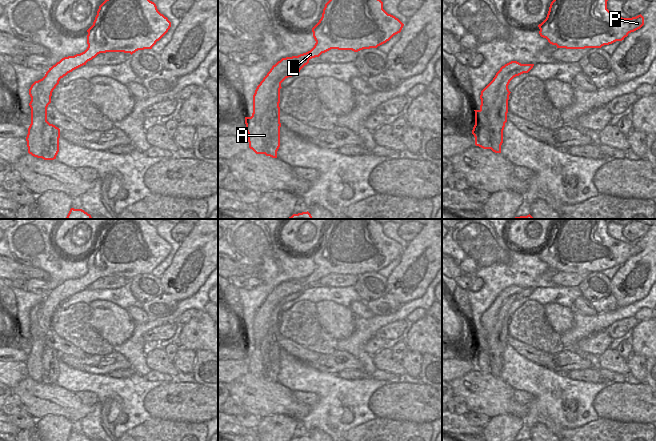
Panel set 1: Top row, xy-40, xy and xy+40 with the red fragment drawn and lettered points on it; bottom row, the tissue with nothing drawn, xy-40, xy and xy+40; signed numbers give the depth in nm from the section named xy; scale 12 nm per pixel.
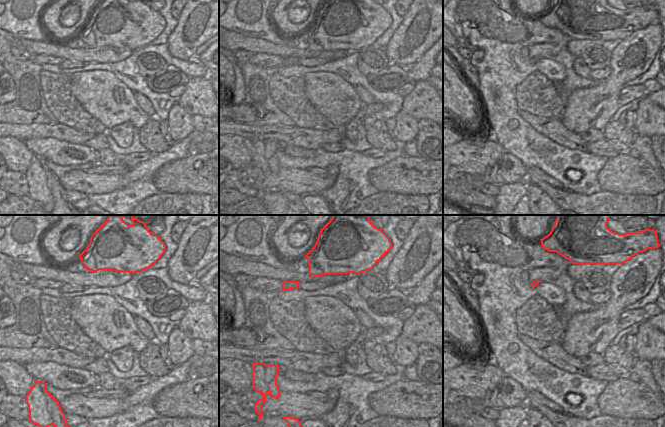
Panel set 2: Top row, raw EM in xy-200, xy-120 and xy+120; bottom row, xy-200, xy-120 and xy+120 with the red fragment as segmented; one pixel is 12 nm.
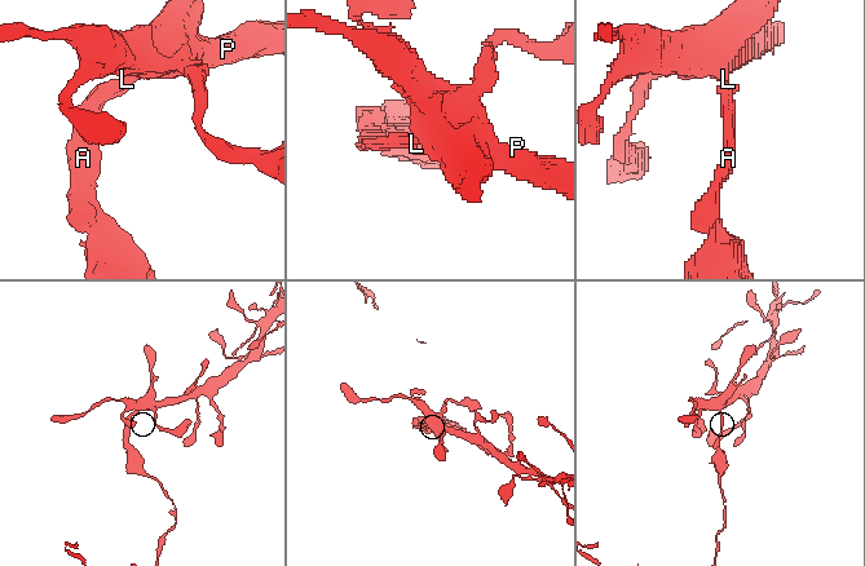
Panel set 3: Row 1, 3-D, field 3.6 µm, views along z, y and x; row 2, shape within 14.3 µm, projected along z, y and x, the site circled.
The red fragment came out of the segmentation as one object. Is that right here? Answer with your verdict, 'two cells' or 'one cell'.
two cells

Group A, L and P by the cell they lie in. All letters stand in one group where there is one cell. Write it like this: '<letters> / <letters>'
A / L P

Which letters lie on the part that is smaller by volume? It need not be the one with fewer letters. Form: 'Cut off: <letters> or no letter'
Cut off: A

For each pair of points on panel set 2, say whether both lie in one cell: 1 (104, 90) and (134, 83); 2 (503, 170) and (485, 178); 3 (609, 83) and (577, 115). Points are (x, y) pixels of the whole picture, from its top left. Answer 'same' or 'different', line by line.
1: different
2: same
3: same

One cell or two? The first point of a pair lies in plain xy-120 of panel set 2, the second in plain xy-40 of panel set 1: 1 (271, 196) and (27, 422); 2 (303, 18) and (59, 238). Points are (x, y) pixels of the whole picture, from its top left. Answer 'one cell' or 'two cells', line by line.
1: two cells
2: one cell

